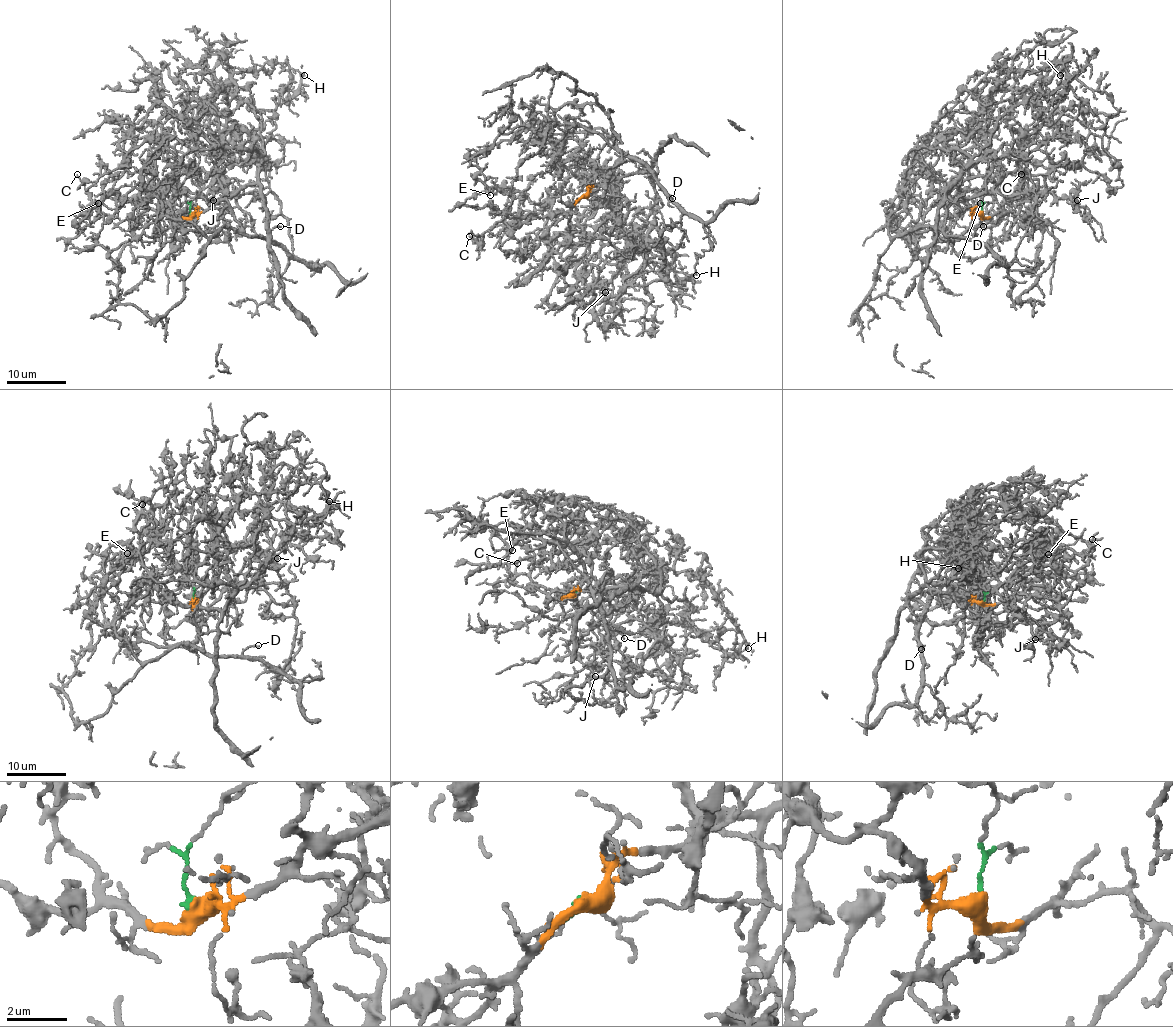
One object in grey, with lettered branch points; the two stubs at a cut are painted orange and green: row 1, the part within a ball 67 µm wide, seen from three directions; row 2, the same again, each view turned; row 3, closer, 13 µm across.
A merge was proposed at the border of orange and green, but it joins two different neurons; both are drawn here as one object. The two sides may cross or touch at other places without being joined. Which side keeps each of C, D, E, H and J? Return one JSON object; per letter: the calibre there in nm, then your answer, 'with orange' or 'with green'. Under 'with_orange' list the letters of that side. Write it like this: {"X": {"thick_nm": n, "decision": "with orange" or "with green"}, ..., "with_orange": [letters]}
{"C": {"thick_nm": 110, "decision": "with orange"}, "D": {"thick_nm": 130, "decision": "with green"}, "E": {"thick_nm": 130, "decision": "with orange"}, "H": {"thick_nm": 90, "decision": "with orange"}, "J": {"thick_nm": 110, "decision": "with orange"}, "with_orange": ["C", "E", "H", "J"]}

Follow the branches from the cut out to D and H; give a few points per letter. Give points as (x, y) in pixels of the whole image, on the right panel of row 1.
D: (981, 214), (985, 193), (981, 176), (966, 178), (945, 196), (947, 234), (970, 239), (975, 230), (984, 226)
H: (981, 214), (957, 185), (969, 157), (942, 148), (961, 146), (990, 90), (1011, 72), (1061, 63), (1060, 75)

